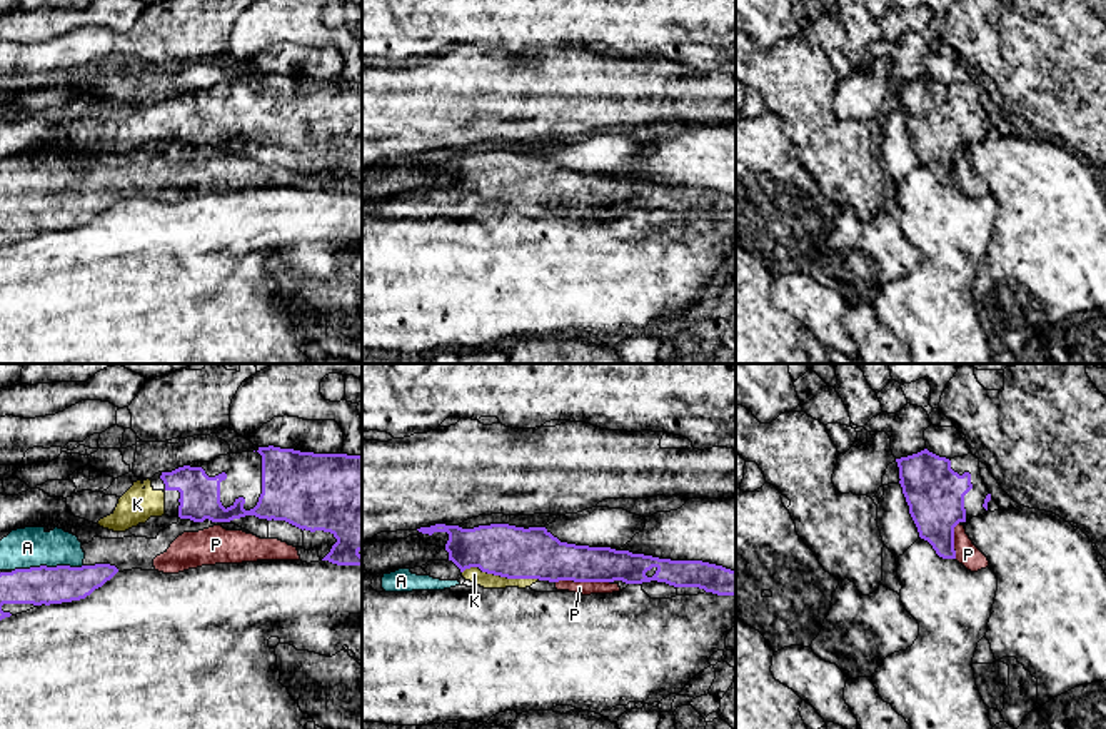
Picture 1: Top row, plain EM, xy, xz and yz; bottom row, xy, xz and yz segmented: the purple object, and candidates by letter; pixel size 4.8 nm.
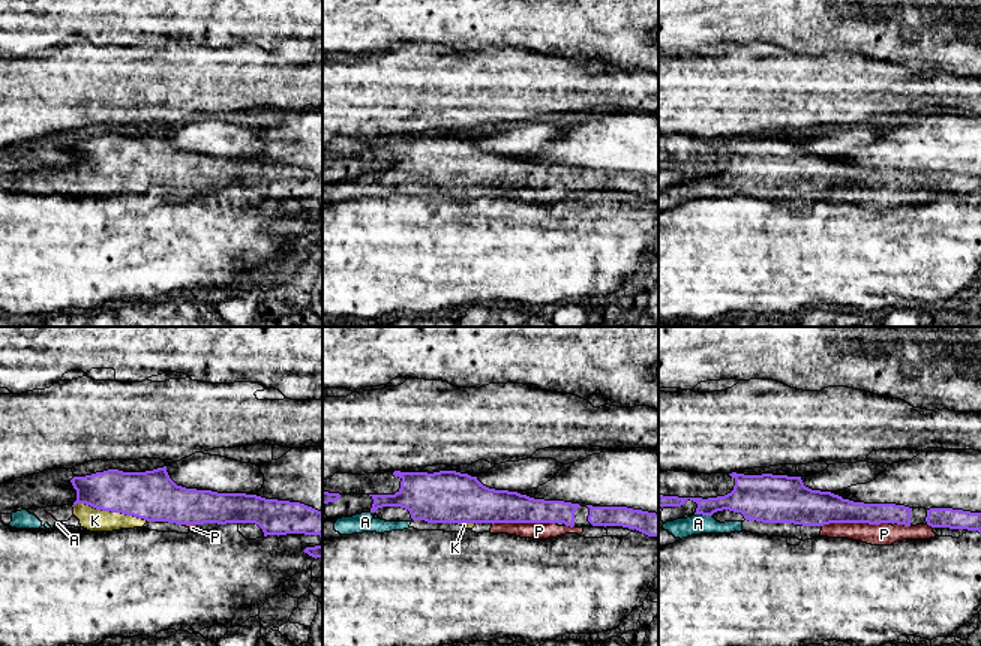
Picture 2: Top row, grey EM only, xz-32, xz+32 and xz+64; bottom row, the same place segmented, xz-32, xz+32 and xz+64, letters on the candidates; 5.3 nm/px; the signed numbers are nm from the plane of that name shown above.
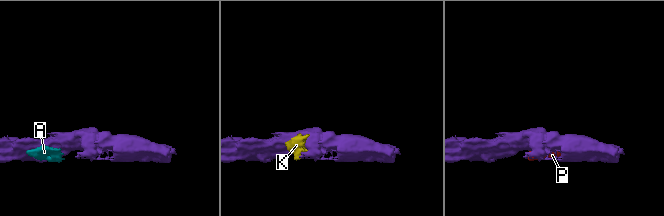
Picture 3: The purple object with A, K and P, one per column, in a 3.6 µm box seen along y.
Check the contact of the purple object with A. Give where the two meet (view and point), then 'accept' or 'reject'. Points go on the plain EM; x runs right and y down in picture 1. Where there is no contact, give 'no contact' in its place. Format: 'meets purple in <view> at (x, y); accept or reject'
meets purple in xy at (45, 192); accept

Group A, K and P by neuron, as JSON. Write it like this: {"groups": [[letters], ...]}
{"groups": [["A", "K", "P"]]}

